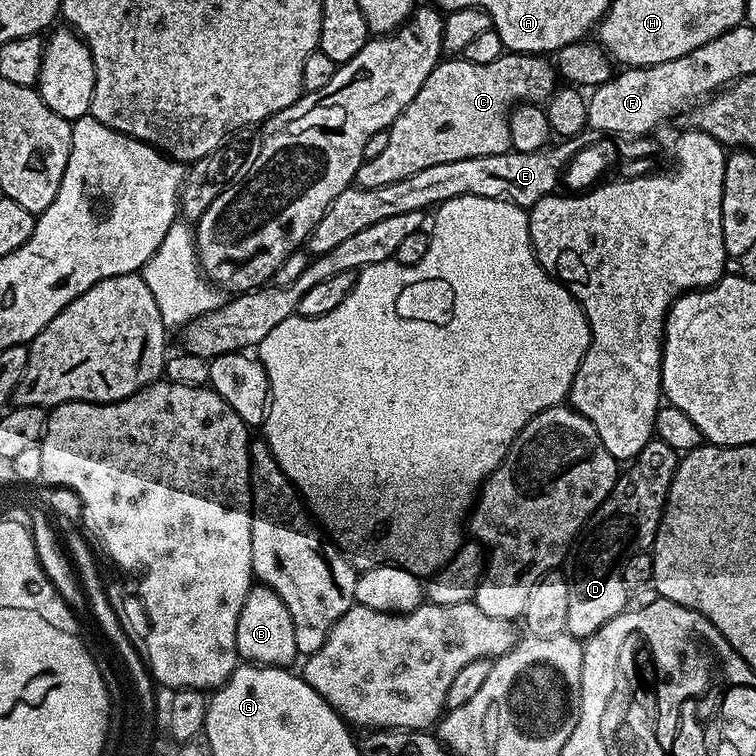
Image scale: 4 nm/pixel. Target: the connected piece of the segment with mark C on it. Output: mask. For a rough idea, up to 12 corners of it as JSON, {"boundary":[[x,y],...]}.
{"boundary":[[444,58],[355,187],[511,149],[508,115],[558,87],[551,59]]}

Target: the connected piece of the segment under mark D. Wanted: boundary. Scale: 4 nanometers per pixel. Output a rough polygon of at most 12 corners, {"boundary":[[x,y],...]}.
{"boundary":[[653,438],[616,477],[562,565],[567,635],[629,607],[678,454]]}

